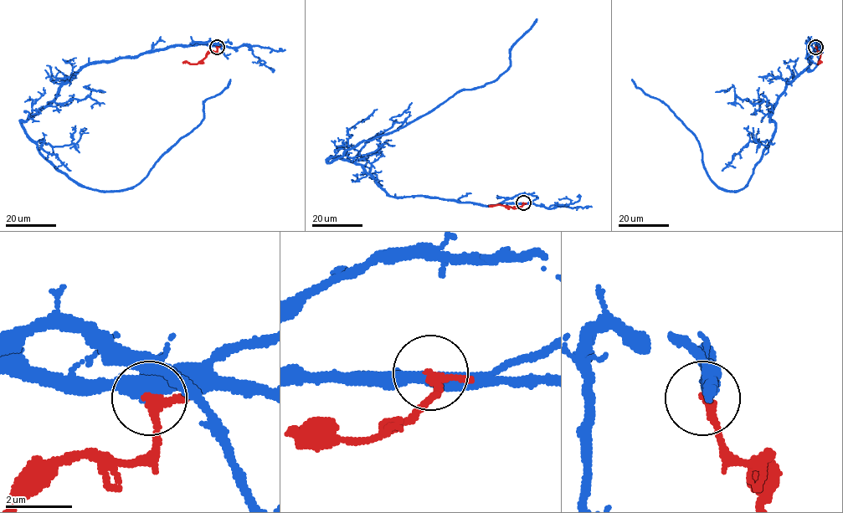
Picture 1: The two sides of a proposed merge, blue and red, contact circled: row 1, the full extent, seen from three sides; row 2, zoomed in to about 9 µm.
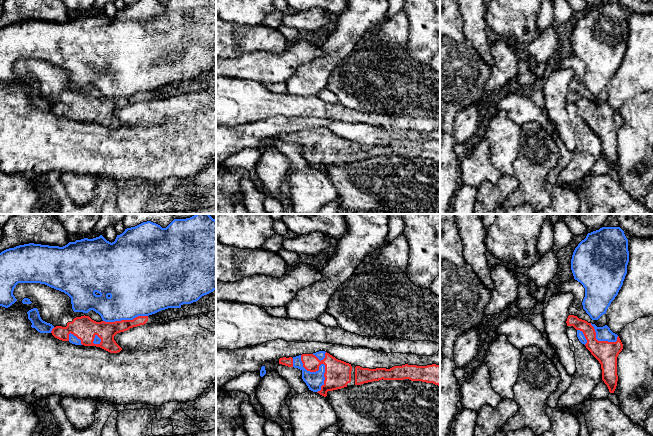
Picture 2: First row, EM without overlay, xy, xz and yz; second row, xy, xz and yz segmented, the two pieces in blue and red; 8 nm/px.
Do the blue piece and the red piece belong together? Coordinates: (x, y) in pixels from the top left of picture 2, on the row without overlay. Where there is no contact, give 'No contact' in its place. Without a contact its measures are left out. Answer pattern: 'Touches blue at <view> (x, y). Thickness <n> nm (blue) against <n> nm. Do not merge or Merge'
Touches blue at xz (321, 140). Thickness 140 nm (blue) against 220 nm. Do not merge

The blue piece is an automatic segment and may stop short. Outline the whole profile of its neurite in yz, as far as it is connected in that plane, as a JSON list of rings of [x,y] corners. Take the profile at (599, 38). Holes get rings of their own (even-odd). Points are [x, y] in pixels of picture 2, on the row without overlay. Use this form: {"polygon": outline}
{"polygon": [[[620,3],[588,9],[571,35],[574,55],[585,64],[583,85],[592,96],[606,90],[627,50],[628,15]]]}

